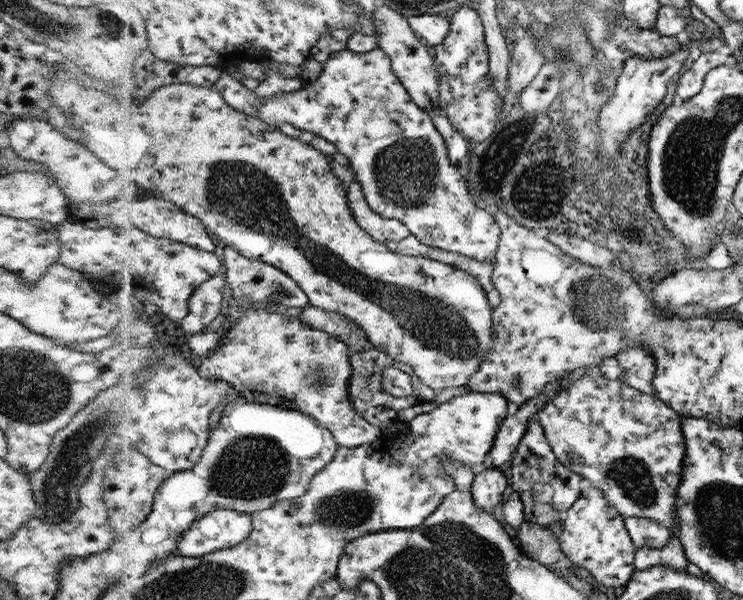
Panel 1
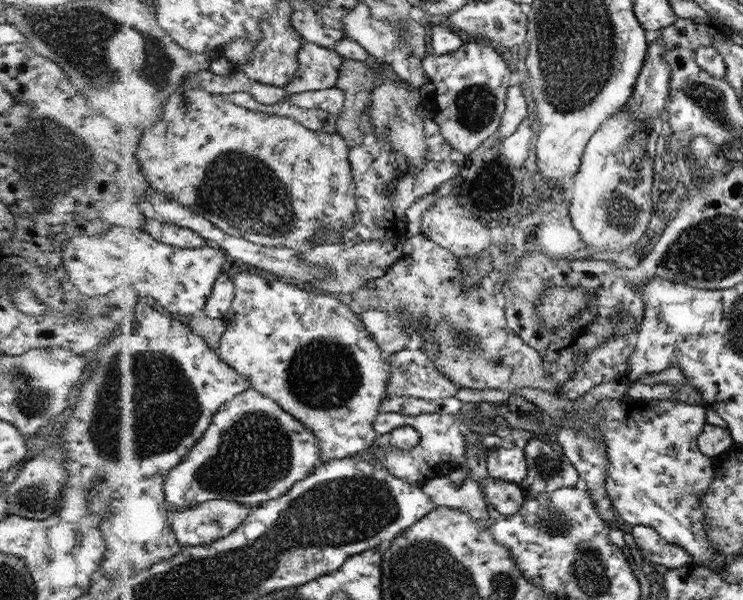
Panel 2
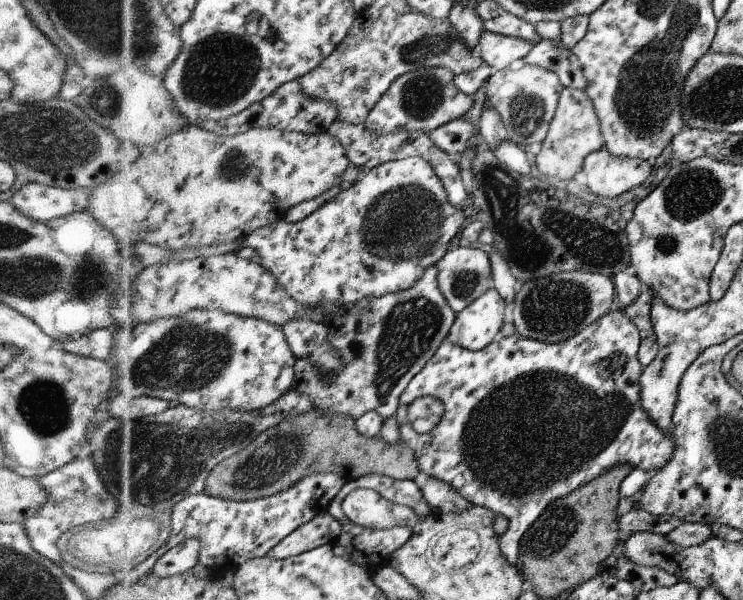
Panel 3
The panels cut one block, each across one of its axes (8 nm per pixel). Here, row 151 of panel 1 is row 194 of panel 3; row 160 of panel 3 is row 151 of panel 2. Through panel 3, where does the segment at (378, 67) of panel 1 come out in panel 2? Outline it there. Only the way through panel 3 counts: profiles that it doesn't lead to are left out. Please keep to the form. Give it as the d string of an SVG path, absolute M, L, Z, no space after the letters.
M376 77L372 84L368 104L370 122L375 129L375 137L372 139L387 141L395 153L405 157L409 168L419 171L425 165L424 124L416 111L418 101L425 111L424 103L420 100L422 93L404 81L391 81L387 77Z

